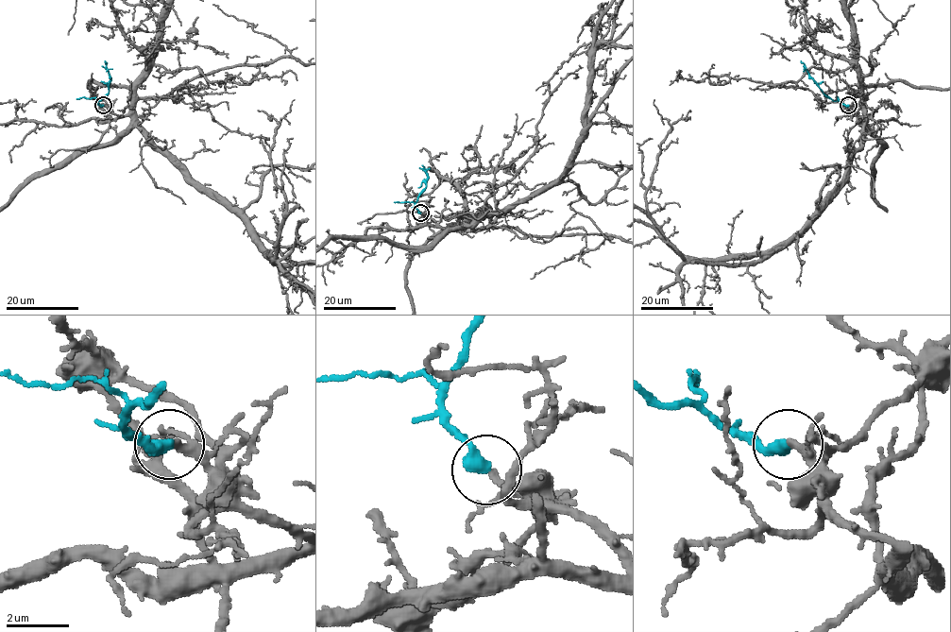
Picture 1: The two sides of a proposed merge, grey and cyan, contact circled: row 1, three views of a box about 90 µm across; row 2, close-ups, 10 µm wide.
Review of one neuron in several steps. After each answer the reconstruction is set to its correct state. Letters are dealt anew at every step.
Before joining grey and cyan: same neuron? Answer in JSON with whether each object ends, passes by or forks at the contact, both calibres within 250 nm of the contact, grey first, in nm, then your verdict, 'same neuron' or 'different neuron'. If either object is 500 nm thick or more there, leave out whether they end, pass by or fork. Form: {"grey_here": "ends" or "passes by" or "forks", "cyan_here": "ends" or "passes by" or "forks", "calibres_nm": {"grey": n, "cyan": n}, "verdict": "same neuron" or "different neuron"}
{"grey_here": "passes by", "cyan_here": "ends", "calibres_nm": {"grey": 200, "cyan": 440}, "verdict": "same neuron"}

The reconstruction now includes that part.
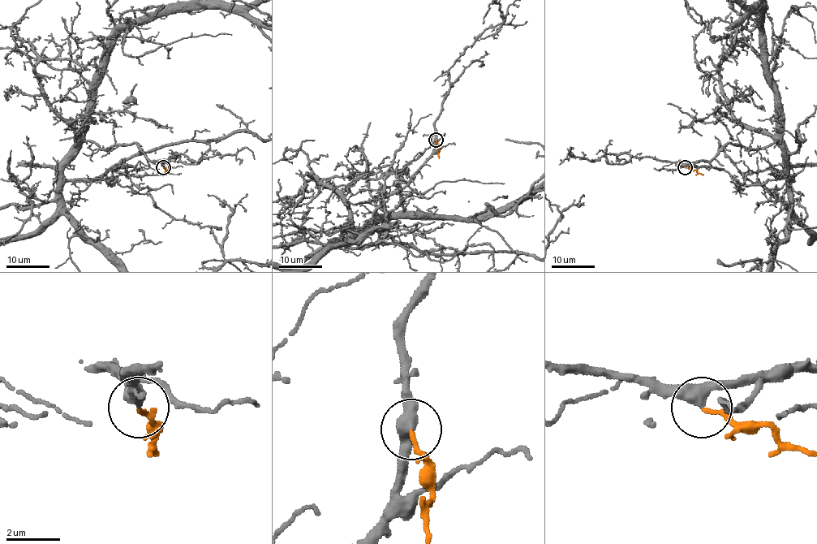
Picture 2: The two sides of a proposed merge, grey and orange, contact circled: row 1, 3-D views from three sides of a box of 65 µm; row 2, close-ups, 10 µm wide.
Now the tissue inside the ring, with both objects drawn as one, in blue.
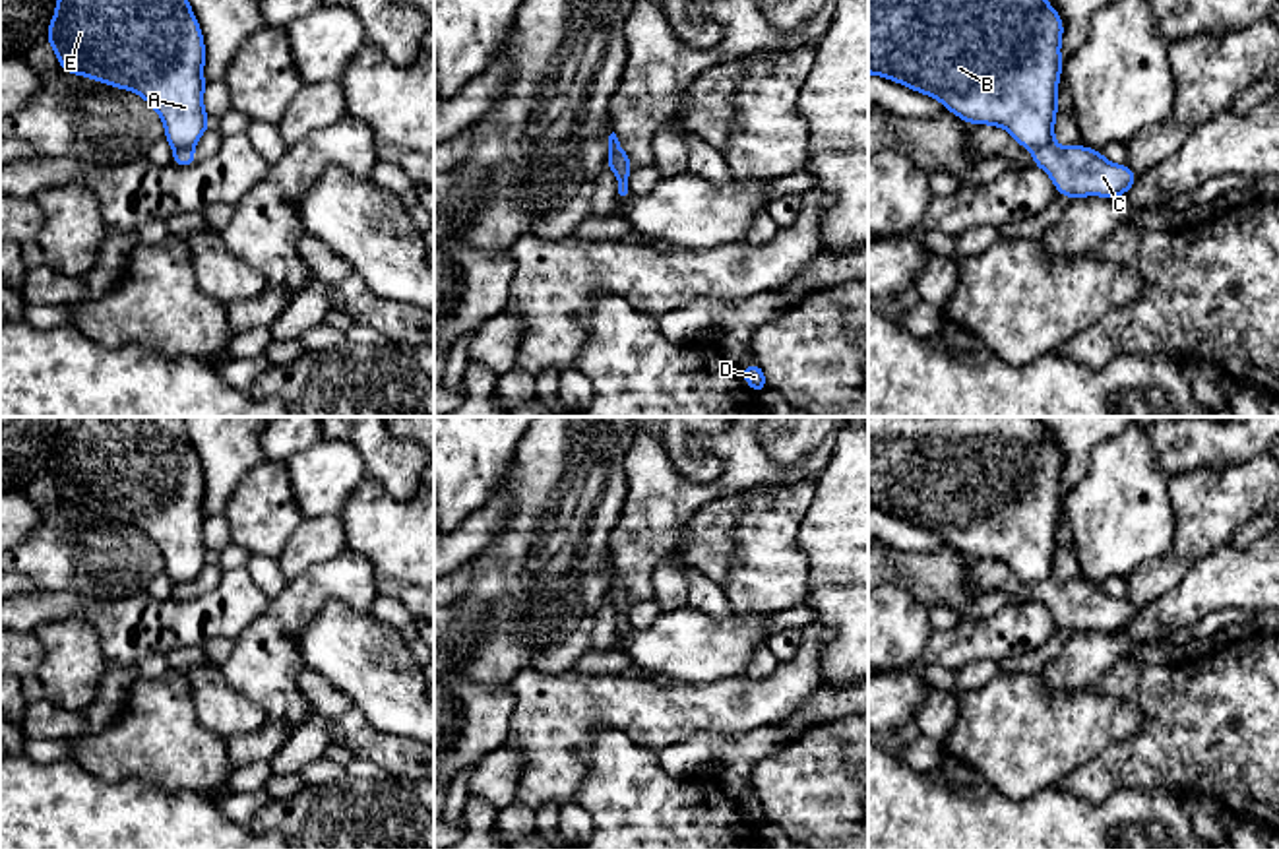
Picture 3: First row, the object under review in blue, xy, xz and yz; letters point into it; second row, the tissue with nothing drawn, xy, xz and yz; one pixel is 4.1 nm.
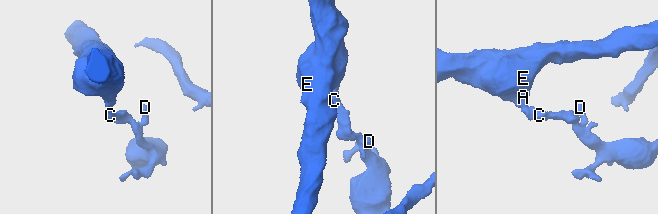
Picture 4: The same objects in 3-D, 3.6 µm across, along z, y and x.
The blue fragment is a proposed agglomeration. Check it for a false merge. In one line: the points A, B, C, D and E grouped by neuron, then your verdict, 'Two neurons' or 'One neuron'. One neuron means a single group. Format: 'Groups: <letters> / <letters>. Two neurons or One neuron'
Groups: A B E / C D. Two neurons

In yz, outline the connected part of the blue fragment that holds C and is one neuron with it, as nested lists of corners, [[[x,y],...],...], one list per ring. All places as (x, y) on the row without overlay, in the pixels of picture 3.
[[[1081,578],[1037,582],[1033,583],[1033,599],[1046,605],[1056,626],[1070,634],[1083,630],[1120,632],[1138,614],[1128,599],[1114,599],[1101,585]]]

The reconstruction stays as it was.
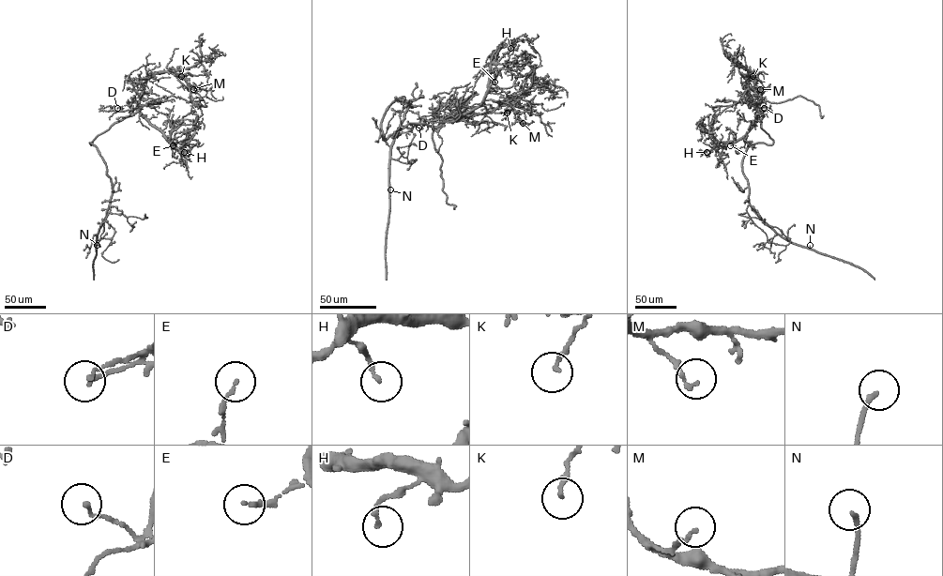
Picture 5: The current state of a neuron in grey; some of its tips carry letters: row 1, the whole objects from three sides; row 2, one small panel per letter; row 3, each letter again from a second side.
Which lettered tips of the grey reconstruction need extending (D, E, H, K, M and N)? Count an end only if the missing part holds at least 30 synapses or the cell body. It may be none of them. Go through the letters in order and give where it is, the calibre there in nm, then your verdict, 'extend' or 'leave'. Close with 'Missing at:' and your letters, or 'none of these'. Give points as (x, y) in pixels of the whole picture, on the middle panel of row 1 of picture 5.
D: place (418, 128); calibre 140 nm; leave
E: place (494, 82); calibre 150 nm; leave
H: place (510, 48); calibre 160 nm; leave
K: place (507, 113); calibre 140 nm; leave
M: place (523, 123); calibre 120 nm; leave
N: place (390, 189); calibre 160 nm; extend
Missing at: N

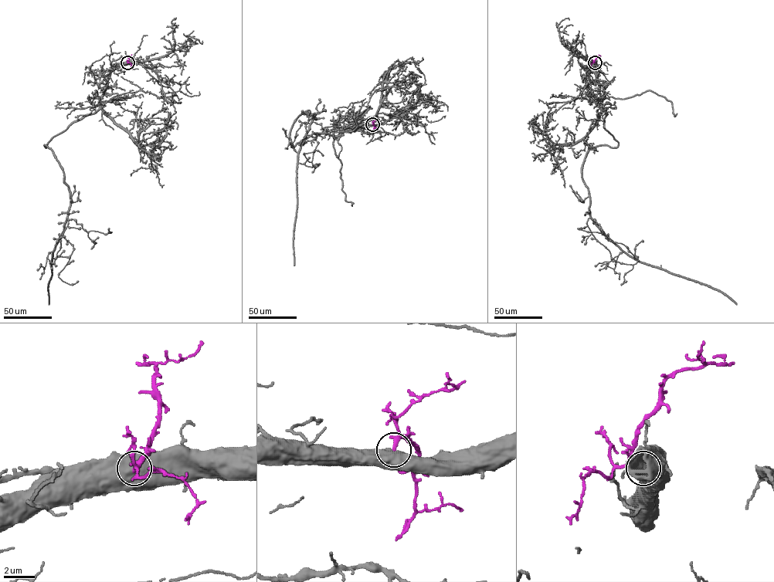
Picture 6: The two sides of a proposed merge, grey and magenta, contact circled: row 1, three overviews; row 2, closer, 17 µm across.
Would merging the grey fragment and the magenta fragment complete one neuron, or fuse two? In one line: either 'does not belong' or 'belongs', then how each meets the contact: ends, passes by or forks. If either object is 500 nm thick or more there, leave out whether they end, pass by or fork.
belongs

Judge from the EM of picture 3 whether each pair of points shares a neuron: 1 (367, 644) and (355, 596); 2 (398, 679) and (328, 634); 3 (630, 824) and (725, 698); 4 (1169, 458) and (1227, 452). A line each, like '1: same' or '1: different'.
1: different
2: same
3: different
4: same

